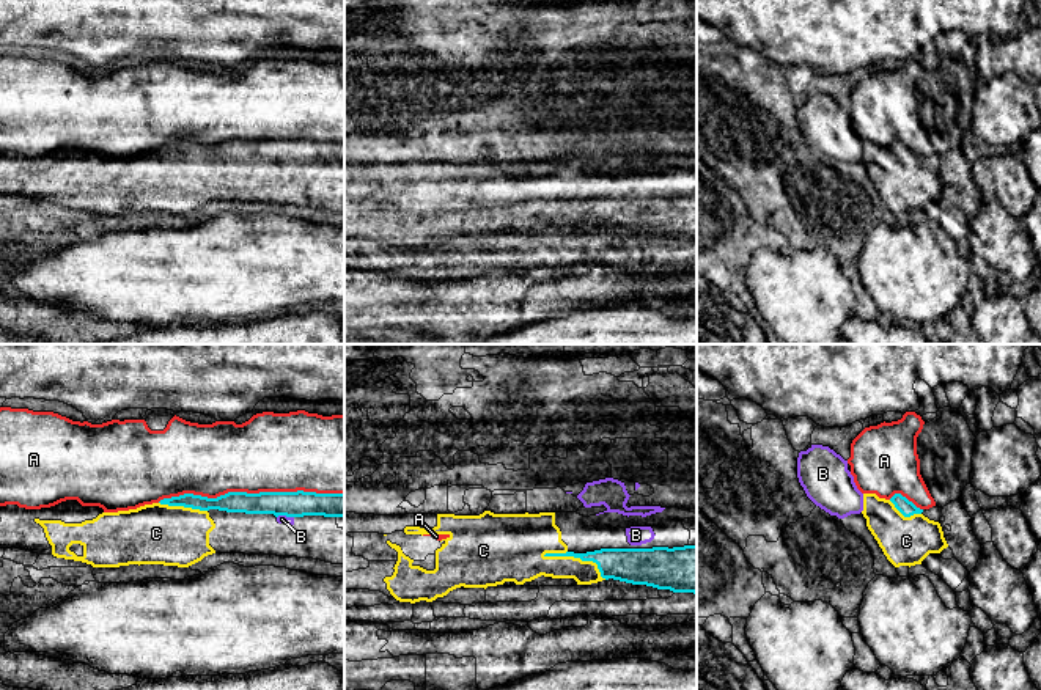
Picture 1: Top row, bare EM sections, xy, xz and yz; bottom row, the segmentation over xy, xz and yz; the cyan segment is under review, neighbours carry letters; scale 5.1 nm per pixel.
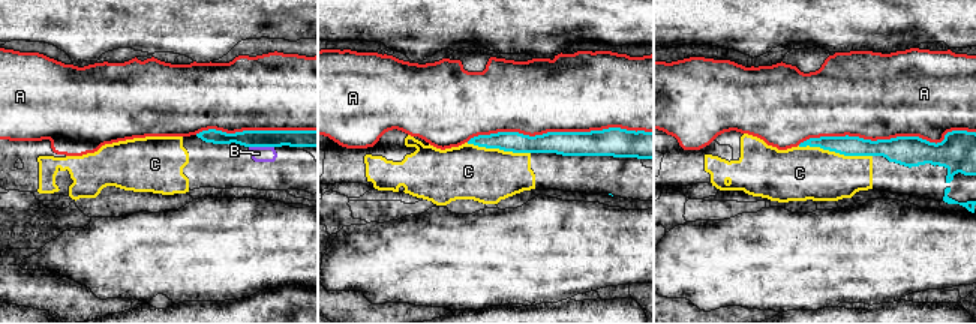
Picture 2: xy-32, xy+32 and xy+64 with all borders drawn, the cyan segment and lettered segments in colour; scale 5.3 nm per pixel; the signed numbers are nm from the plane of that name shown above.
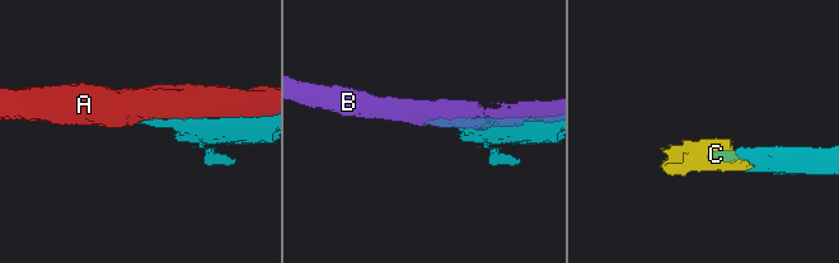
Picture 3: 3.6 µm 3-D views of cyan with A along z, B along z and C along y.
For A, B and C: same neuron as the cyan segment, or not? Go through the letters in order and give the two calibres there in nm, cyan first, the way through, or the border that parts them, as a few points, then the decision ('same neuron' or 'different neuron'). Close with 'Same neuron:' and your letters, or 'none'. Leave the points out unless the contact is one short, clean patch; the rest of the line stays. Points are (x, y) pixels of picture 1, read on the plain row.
A: 130 nm thick on the cyan side, 400 nm on the other; different neuron
B: 130 nm thick on the cyan side, 50 nm on the other; different neuron
C: 170 nm thick on the cyan side, 220 nm on the other; same neuron
Same neuron: C

